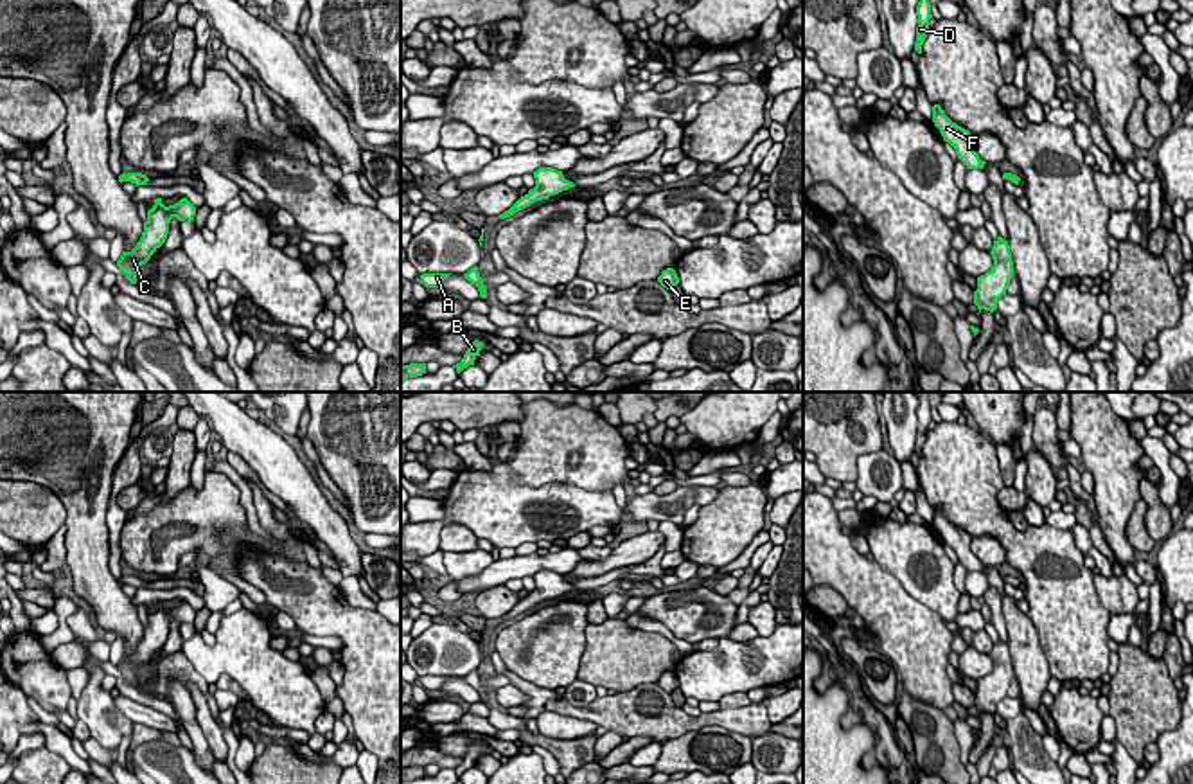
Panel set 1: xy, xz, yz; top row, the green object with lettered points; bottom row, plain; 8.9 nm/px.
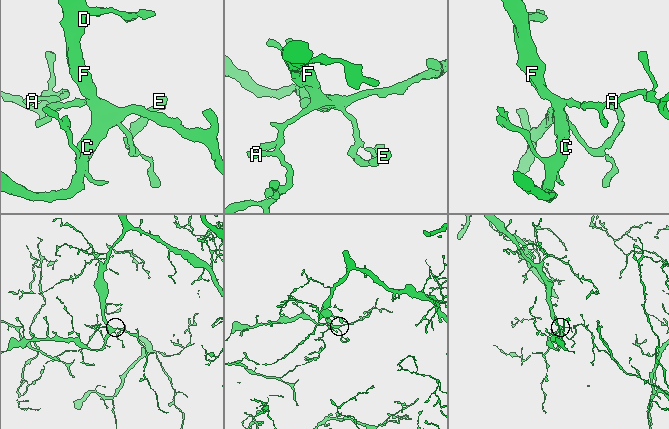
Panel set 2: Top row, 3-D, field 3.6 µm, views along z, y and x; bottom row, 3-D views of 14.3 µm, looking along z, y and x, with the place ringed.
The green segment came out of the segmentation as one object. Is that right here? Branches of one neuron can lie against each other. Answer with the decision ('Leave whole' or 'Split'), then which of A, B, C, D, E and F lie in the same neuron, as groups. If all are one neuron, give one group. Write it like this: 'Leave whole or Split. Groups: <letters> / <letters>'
Leave whole. Groups: A B C D E F

